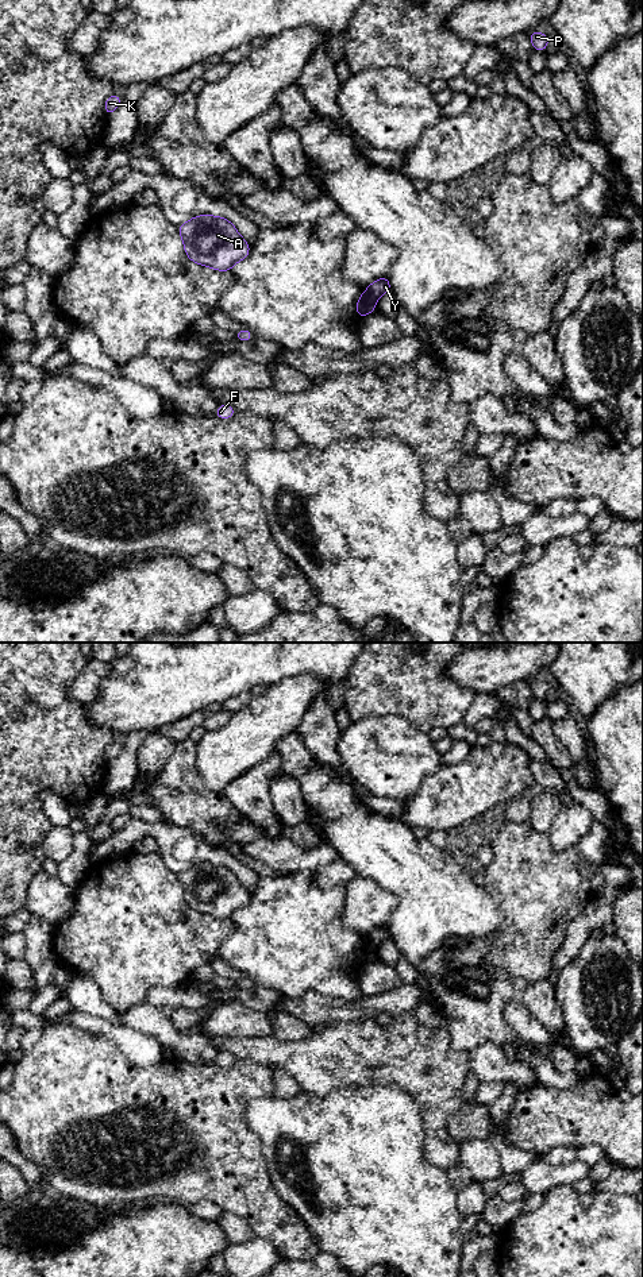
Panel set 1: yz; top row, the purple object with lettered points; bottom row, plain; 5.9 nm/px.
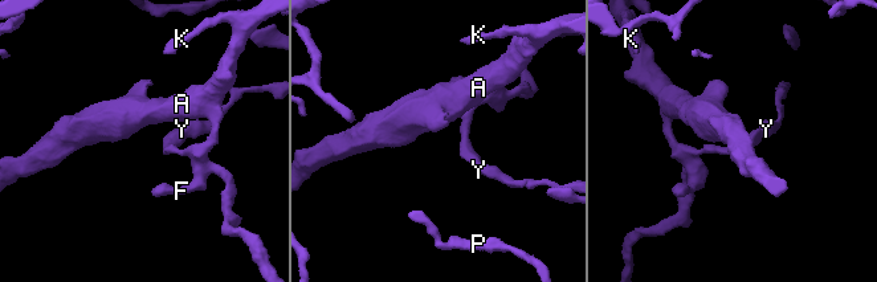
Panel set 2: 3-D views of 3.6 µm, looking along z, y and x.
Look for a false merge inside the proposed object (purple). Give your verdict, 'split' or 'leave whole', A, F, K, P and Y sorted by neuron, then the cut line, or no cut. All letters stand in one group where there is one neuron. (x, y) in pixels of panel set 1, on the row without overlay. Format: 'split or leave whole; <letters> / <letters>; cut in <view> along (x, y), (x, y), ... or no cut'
split; A F K / P Y; cut in yz along (368, 936), (376, 948)

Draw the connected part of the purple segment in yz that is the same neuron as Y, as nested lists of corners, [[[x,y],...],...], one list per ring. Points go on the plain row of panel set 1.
[[[382,925],[380,927],[373,929],[369,934],[369,938],[371,940],[373,945],[378,948],[384,941],[392,938],[392,933],[388,925]]]

